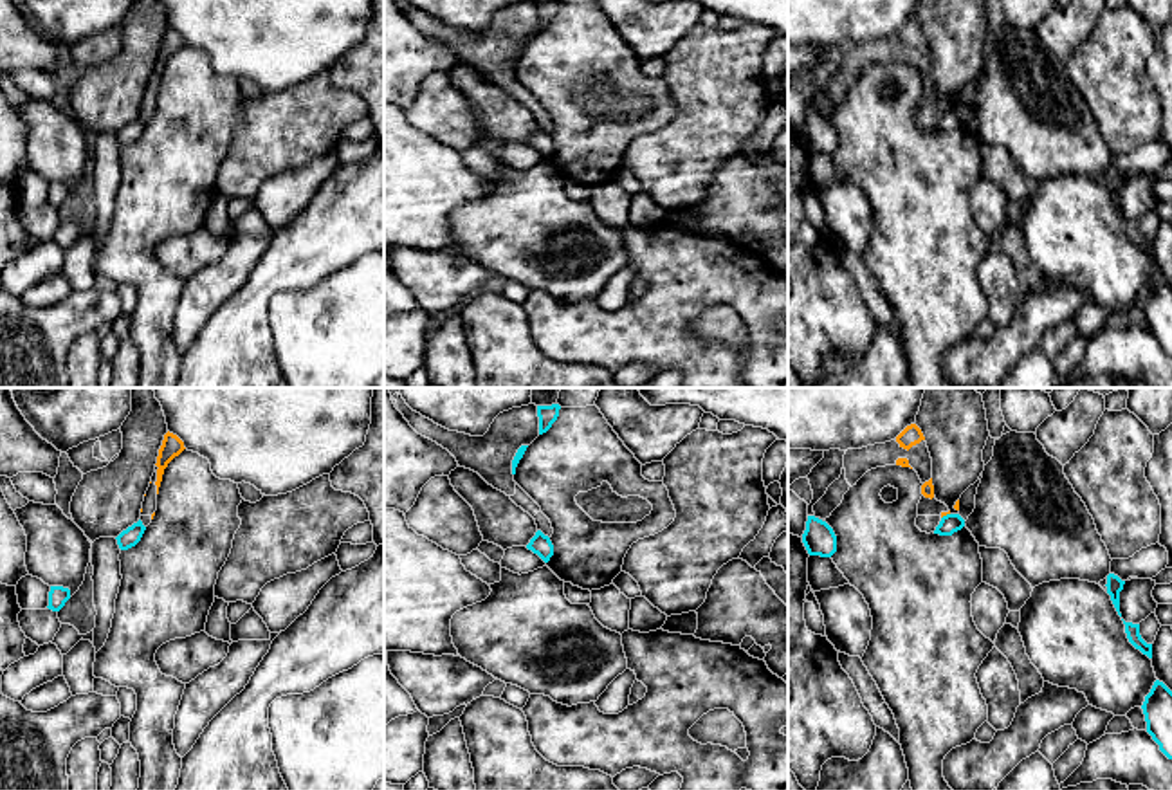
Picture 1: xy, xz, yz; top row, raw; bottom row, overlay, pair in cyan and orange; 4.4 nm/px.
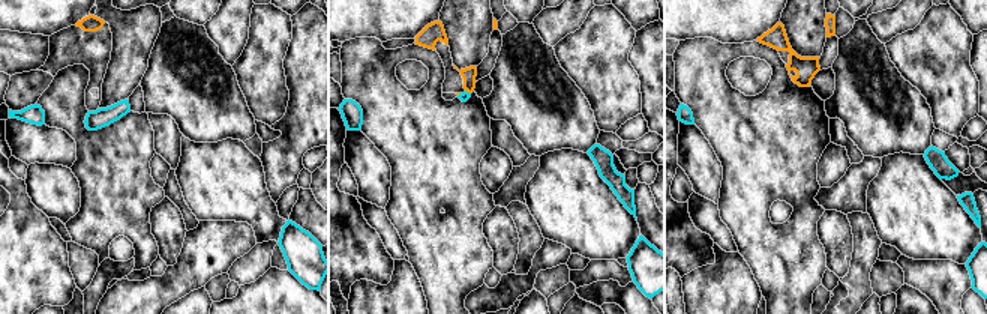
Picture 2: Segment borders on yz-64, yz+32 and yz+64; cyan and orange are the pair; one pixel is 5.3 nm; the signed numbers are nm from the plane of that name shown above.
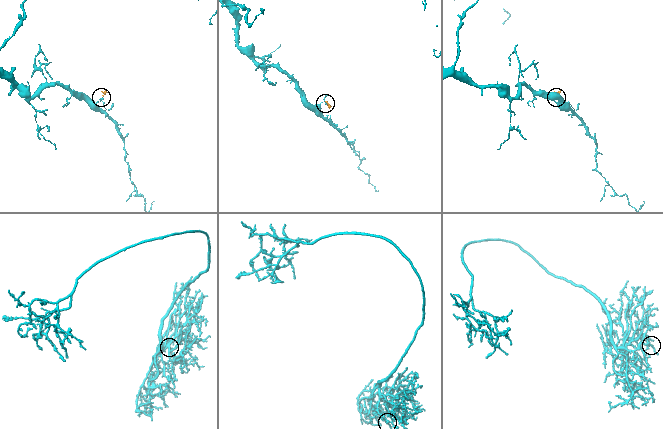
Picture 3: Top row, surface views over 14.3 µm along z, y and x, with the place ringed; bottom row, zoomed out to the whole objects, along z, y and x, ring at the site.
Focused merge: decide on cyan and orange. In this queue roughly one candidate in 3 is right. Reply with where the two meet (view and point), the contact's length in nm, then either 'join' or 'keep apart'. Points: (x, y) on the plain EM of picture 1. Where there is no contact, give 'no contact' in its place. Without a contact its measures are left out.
contact yz (947, 110); length 50 nm; keep apart

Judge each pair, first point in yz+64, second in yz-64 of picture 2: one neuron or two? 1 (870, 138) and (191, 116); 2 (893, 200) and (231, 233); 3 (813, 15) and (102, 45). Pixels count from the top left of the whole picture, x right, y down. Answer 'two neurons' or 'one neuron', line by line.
1: one neuron
2: two neurons
3: two neurons

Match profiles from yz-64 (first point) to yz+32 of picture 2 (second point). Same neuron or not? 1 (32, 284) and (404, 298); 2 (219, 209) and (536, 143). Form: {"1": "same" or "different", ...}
{"1": "different", "2": "different"}

